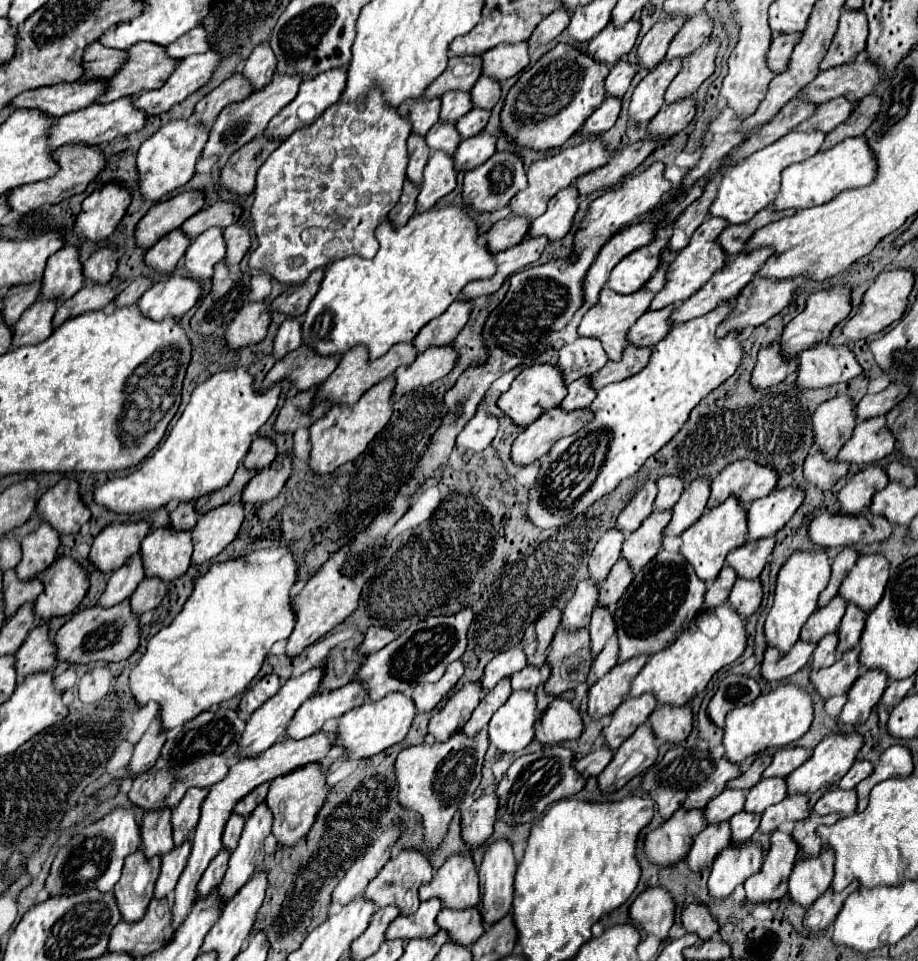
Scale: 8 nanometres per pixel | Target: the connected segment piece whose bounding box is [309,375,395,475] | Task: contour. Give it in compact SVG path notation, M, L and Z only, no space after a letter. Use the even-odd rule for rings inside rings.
M389 375L377 385L373 385L355 405L333 405L321 419L311 425L311 457L309 465L319 475L333 473L339 465L355 461L371 443L371 439L387 425L393 413L391 395L395 387L395 377Z

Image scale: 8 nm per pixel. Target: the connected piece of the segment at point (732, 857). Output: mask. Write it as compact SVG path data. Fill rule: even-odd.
M753 841L737 843L723 849L711 865L709 895L725 899L737 885L757 873L763 865L763 847Z

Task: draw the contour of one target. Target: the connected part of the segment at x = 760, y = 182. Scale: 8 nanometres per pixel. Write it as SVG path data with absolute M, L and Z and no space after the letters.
M791 131L785 137L781 137L779 141L775 141L773 145L769 145L769 147L749 155L745 161L733 165L723 175L723 179L717 187L717 197L715 197L713 205L709 207L709 215L723 217L727 223L733 223L733 225L747 223L755 213L759 213L761 209L765 209L773 203L773 197L777 195L777 189L781 183L781 171L793 163L813 157L821 149L823 139L825 139L825 133Z

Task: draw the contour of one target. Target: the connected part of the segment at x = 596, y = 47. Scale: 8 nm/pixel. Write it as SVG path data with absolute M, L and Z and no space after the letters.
M637 17L625 23L623 27L615 27L613 23L609 23L601 33L597 33L591 39L587 47L587 55L595 61L613 65L633 49L639 29L641 29L641 23Z

